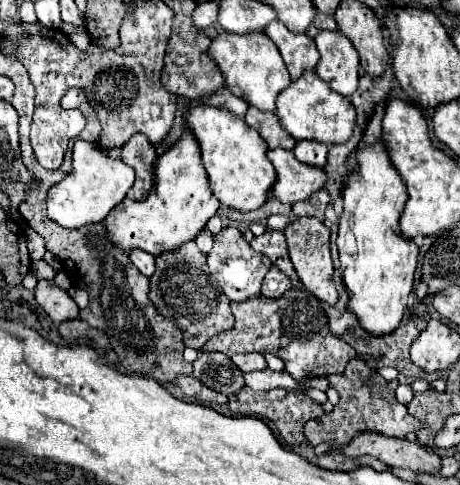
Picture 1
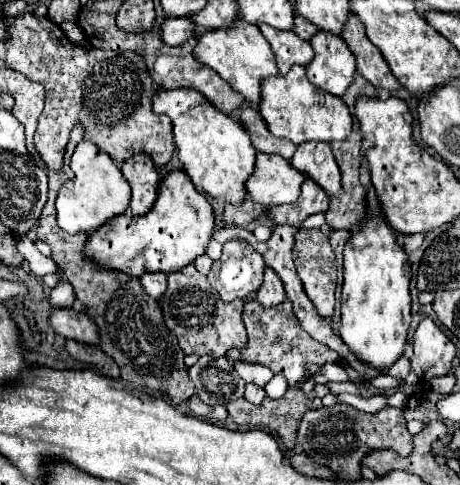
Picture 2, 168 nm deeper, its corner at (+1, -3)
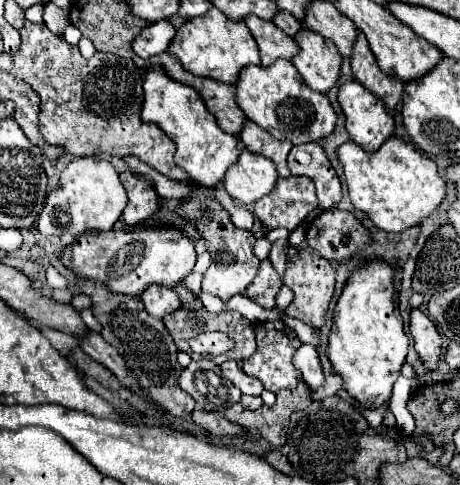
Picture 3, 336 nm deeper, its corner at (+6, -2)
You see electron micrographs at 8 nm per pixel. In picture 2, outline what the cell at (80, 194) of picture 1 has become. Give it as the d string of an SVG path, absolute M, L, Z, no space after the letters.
M81 141L71 157L73 179L65 181L57 195L57 223L67 233L93 233L109 219L125 213L131 199L131 187L117 163L89 141Z

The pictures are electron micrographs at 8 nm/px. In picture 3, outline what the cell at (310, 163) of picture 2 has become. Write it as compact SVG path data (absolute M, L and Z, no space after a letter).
M308 142L294 146L288 154L288 168L296 176L308 176L316 190L318 190L318 202L320 208L332 208L340 198L340 180L324 152L324 148L318 142Z

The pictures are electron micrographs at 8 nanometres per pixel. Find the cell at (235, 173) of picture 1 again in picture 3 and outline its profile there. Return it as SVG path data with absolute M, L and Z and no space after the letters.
M150 68L144 80L144 104L142 120L158 124L176 144L176 164L192 178L192 182L204 188L218 188L224 182L224 174L234 166L242 152L242 142L218 128L216 118L206 110L200 94L180 82L170 80L160 68Z

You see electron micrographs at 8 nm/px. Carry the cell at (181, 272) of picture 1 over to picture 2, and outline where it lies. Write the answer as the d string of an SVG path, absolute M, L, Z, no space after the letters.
M193 265L183 267L177 273L171 273L169 287L161 299L163 319L169 327L169 331L177 337L179 347L183 353L195 353L195 355L213 355L213 357L225 357L225 353L233 347L241 349L247 347L247 331L241 321L243 313L243 299L235 299L231 303L223 303L217 291L213 291L207 283L207 277L197 273Z

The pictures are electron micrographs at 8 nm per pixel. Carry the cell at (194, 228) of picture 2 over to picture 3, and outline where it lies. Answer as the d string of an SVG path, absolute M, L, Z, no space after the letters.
M152 224L142 230L108 230L104 234L82 234L62 250L62 262L82 278L100 280L122 294L140 296L152 282L174 288L196 262L194 242L174 224Z

